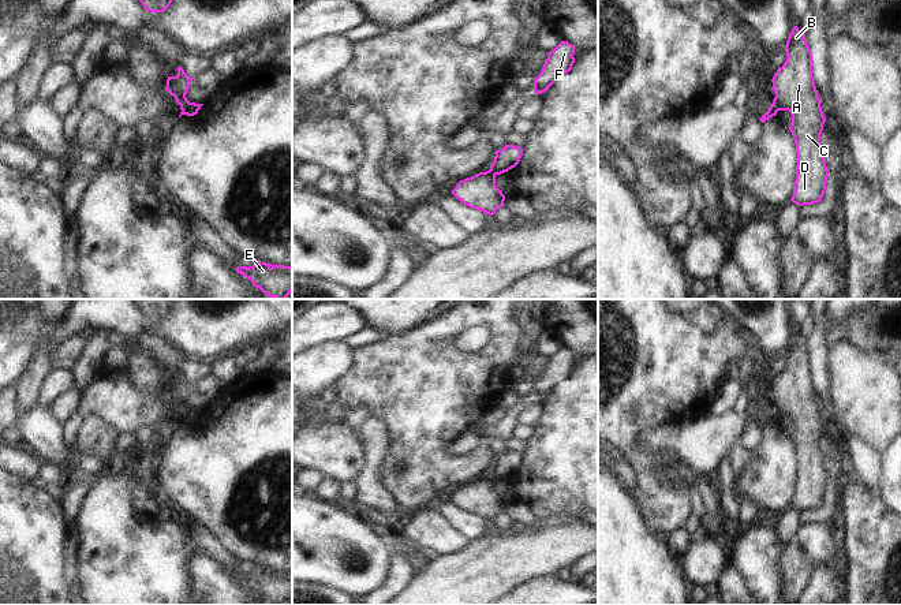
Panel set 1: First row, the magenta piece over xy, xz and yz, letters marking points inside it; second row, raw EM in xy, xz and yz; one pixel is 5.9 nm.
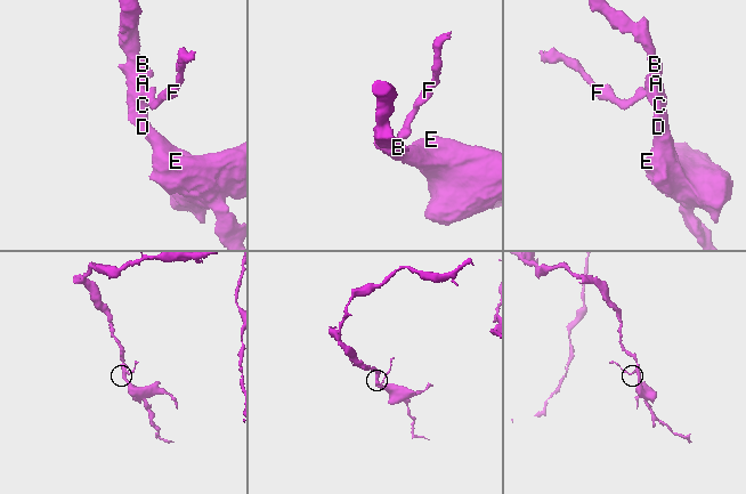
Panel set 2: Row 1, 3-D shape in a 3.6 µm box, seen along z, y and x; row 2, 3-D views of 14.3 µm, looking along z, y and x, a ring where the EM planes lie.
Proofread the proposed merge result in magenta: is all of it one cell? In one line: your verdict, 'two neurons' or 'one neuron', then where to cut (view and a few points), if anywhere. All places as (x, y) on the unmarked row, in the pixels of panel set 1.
two neurons; cut xy (189, 407), (182, 419)

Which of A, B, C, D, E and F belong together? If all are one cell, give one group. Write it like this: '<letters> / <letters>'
A B C D E / F

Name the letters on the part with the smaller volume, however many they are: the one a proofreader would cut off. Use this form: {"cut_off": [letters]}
{"cut_off": ["F"]}

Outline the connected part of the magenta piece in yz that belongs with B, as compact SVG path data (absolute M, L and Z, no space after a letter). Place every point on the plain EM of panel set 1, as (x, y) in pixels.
M795 332L788 343L786 367L777 376L771 388L777 417L789 417L797 458L796 486L792 508L803 512L822 507L829 475L820 440L826 423L812 382L812 359L805 340Z

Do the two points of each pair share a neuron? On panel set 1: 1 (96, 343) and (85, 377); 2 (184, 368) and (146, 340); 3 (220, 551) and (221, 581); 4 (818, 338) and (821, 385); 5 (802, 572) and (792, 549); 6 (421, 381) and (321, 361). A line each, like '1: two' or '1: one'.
1: one
2: one
3: two
4: one
5: one
6: two

